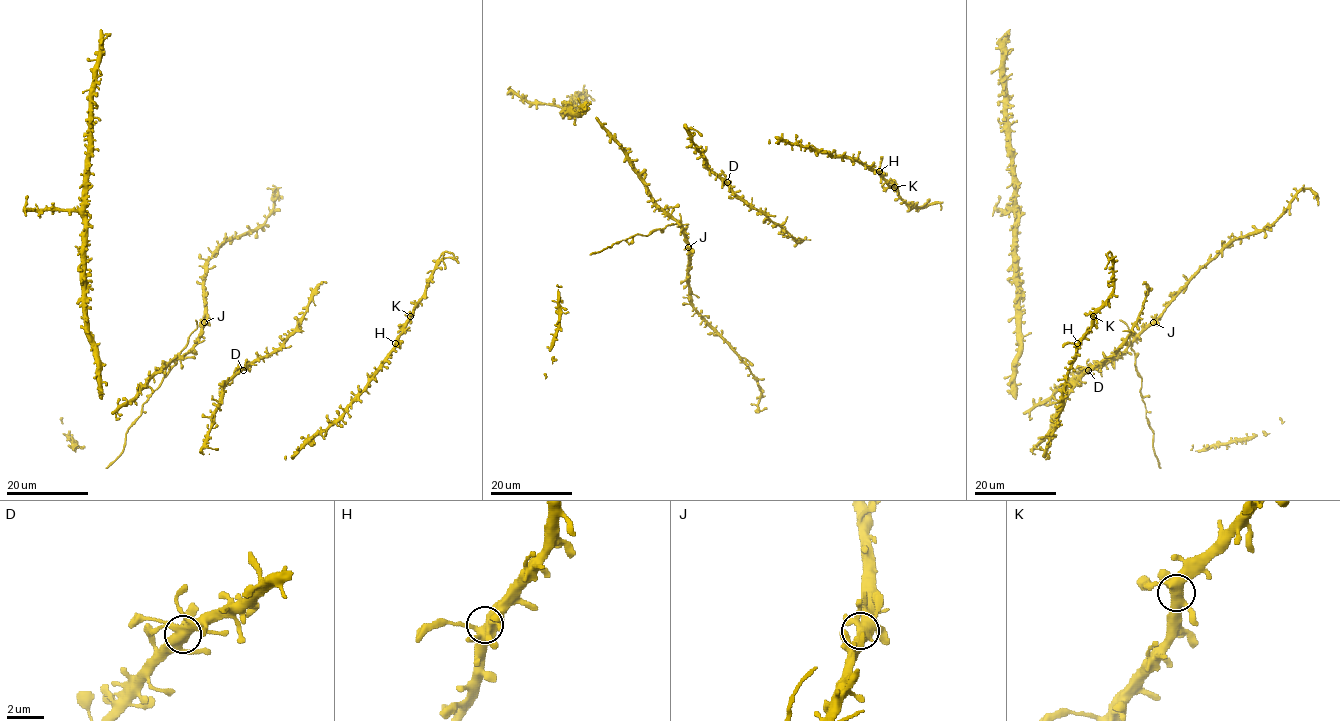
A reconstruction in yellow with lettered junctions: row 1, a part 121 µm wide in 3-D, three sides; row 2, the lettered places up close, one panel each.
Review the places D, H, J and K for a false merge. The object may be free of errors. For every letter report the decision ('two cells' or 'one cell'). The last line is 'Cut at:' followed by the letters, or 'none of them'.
D: one cell
H: one cell
J: one cell
K: one cell
Cut at: none of them

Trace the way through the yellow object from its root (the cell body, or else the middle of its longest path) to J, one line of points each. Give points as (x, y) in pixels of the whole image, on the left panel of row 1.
J: (193, 357), (181, 357), (195, 343), (204, 322)

